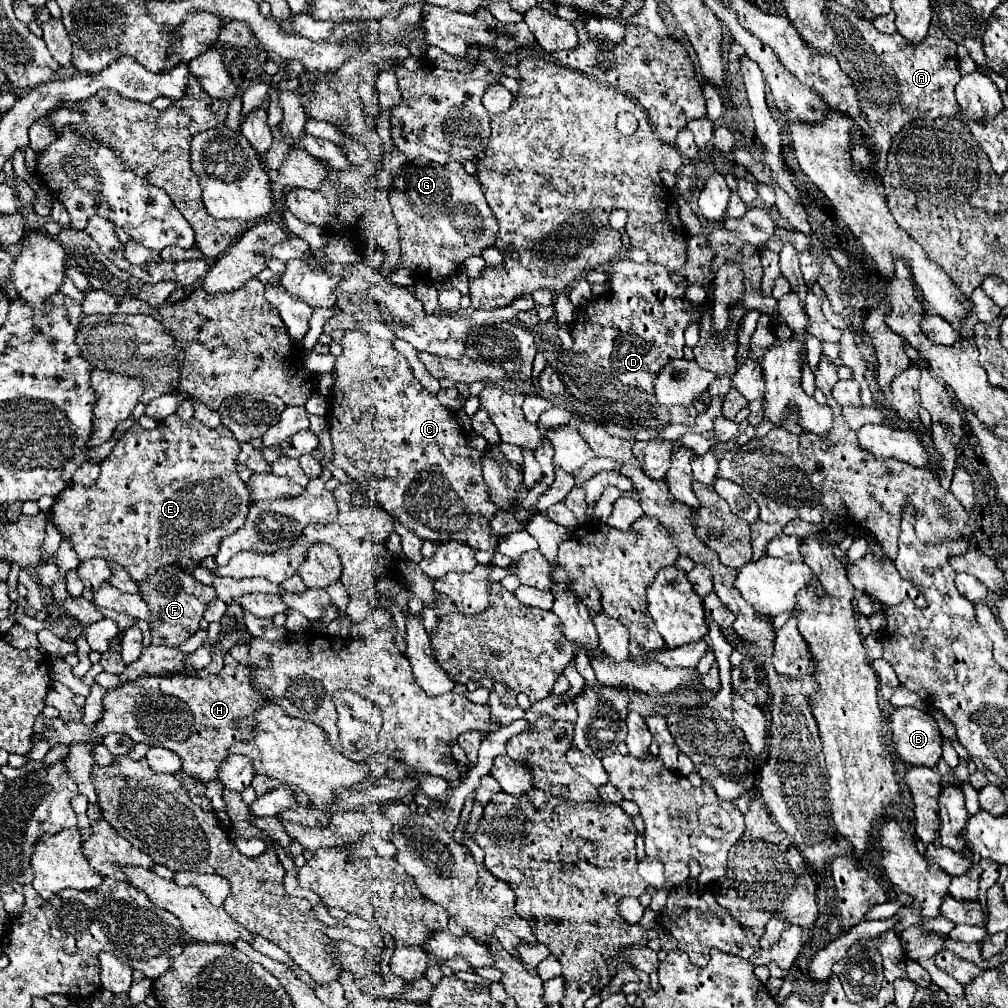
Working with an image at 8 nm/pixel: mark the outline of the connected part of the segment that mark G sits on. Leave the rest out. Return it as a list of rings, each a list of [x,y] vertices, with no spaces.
[[[423,159],[409,161],[401,177],[393,183],[389,201],[399,223],[399,267],[411,269],[417,277],[433,281],[447,277],[467,257],[479,255],[495,241],[497,219],[481,193],[481,185],[457,161],[445,165],[423,163]]]

